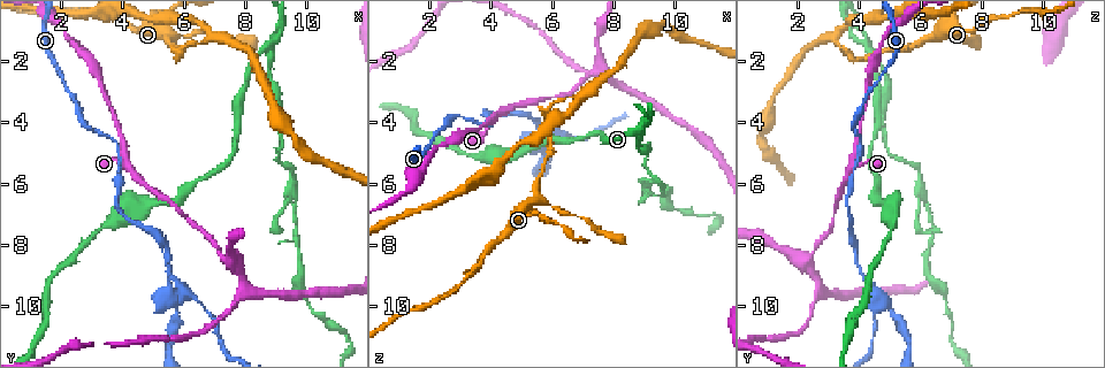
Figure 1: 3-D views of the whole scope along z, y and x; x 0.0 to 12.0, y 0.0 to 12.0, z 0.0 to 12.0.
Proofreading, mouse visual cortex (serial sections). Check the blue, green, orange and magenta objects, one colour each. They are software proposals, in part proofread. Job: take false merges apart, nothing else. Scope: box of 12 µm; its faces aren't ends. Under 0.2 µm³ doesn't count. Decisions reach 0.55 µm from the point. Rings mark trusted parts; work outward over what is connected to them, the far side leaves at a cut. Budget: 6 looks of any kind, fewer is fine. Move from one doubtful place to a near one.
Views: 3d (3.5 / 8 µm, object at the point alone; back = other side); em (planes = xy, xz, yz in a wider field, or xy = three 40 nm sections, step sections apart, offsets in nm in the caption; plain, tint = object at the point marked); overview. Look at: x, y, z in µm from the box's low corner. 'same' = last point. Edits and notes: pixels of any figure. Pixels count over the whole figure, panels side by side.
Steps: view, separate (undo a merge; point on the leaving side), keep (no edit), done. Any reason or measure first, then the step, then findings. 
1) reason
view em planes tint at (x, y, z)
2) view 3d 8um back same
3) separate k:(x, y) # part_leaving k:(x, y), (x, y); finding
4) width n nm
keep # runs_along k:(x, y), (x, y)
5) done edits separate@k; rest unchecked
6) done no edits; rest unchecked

two arms in line, one across
view 3d 3.5um at (8.9, 1.1, 4.1)

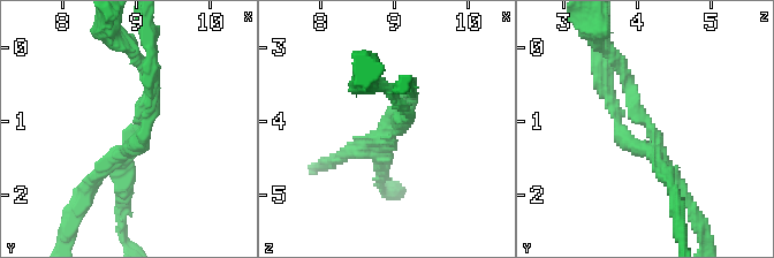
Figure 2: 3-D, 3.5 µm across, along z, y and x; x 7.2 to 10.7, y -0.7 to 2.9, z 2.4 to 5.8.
arms 3; arm_widths 150, 150, 200 nm; need the tissue
view em xy step 3 tint at (8.95, 1.10, 4.20)

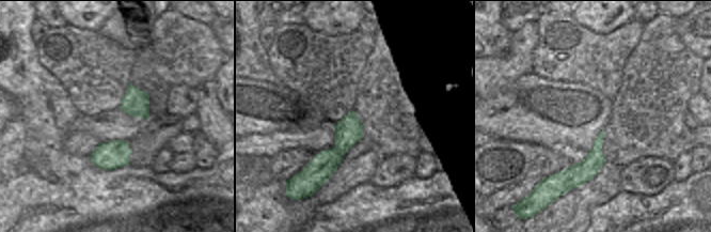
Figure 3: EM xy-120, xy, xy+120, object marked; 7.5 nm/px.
separate 2:(118, 211) # part_leaving 2:(114, 173), (122, 180), (126, 241); a second cell is stuck on

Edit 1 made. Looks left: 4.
sharp bend
view 3d 3.5um at (6.8, 1.2, 3.2)

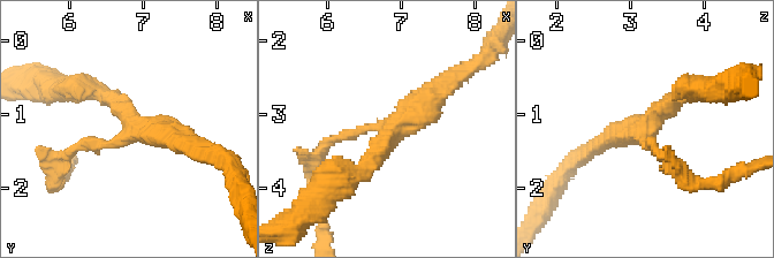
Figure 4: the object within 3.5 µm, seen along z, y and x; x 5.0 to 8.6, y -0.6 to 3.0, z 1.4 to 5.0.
view em planes tint at (6.85, 1.20, 3.20)

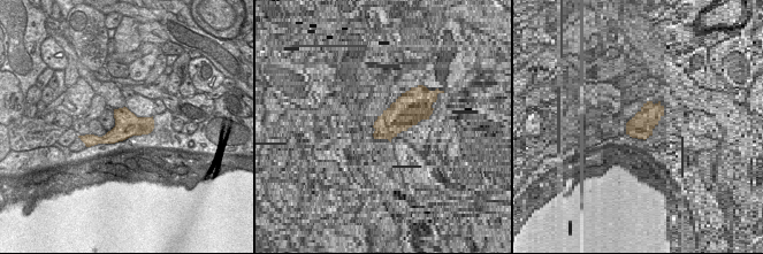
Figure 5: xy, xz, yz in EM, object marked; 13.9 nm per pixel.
arms 3; arm_widths 150, 200, 350 nm
keep # runs_along 4:(664, 156), (643, 134), (690, 88); all the same cell

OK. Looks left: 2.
calibre changes
view 3d 3.5um at (3.7, 7.3, 5.2)

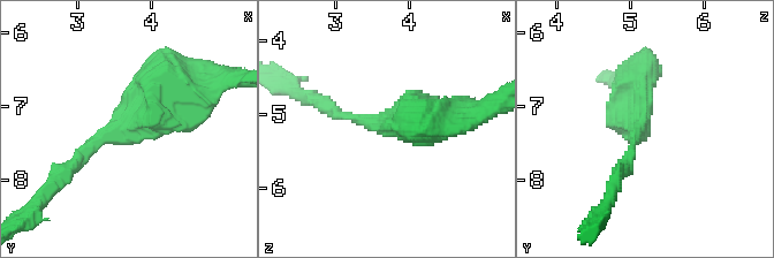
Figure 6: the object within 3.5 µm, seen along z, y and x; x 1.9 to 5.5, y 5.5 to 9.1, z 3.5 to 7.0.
arm_widths 150, 450 nm; shape alone is not enough
view em xy step 5 tint at (3.70, 7.30, 5.15)

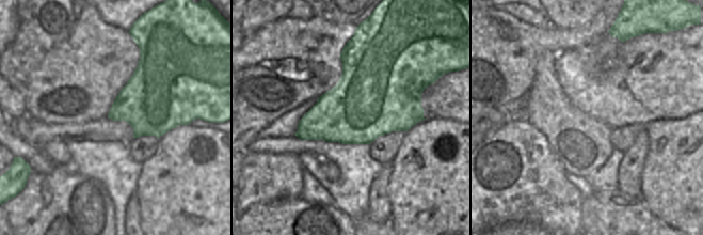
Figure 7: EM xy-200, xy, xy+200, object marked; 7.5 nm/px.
keep # runs_along 6:(190, 88), (169, 88), (70, 169); continuous, no second cell

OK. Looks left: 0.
done edits separate@2; rest unchecked

